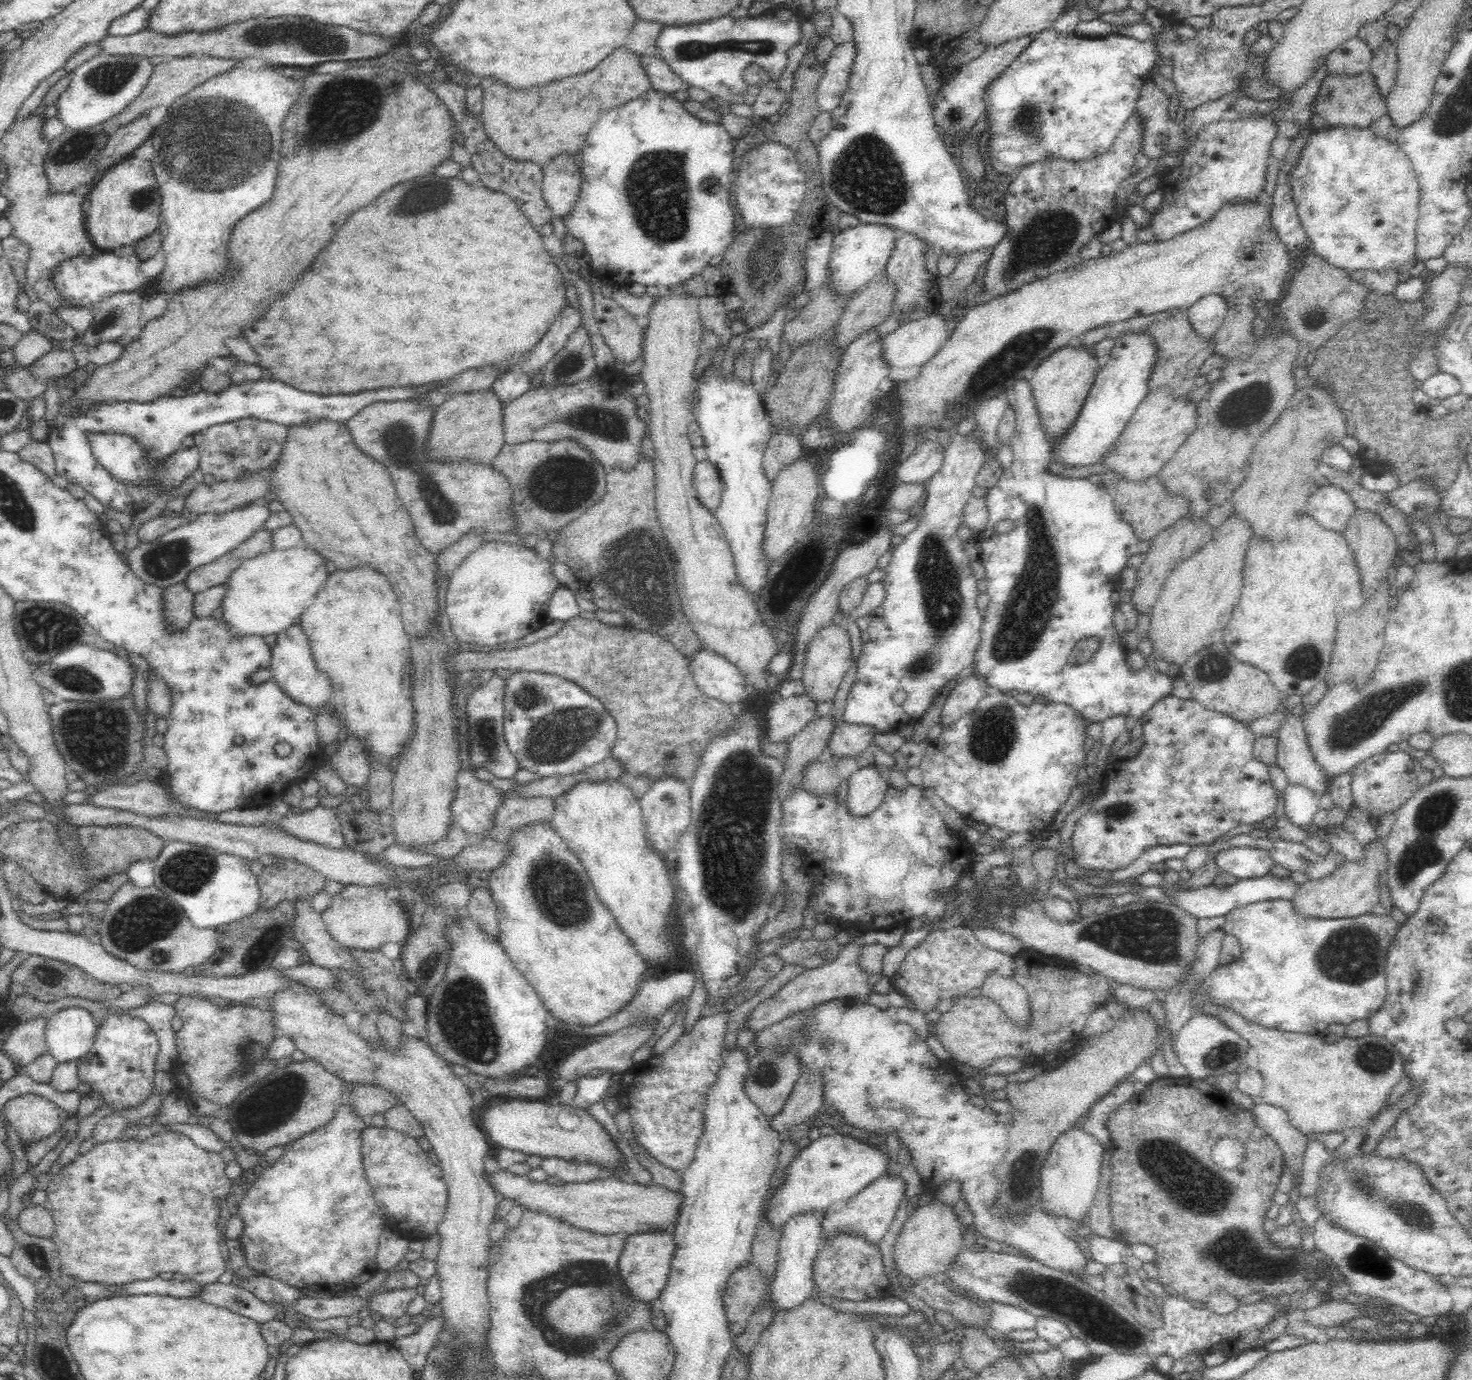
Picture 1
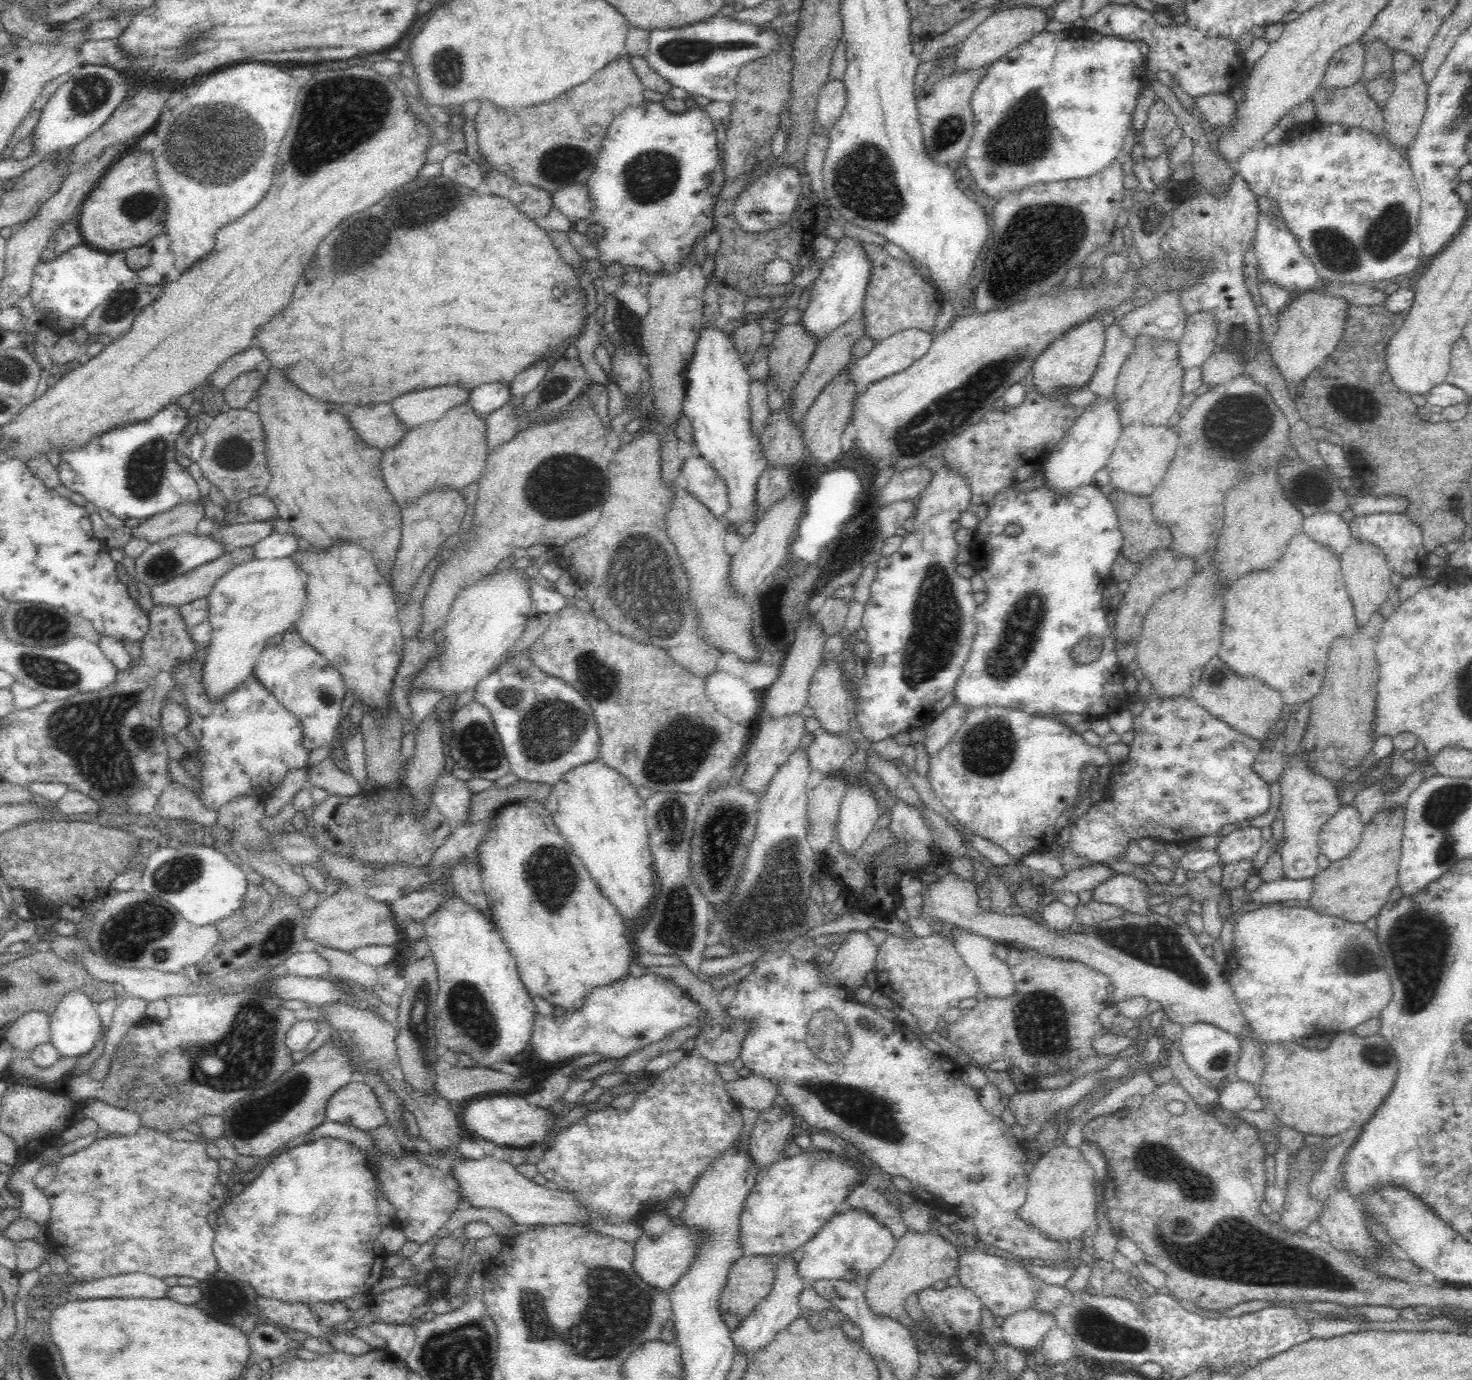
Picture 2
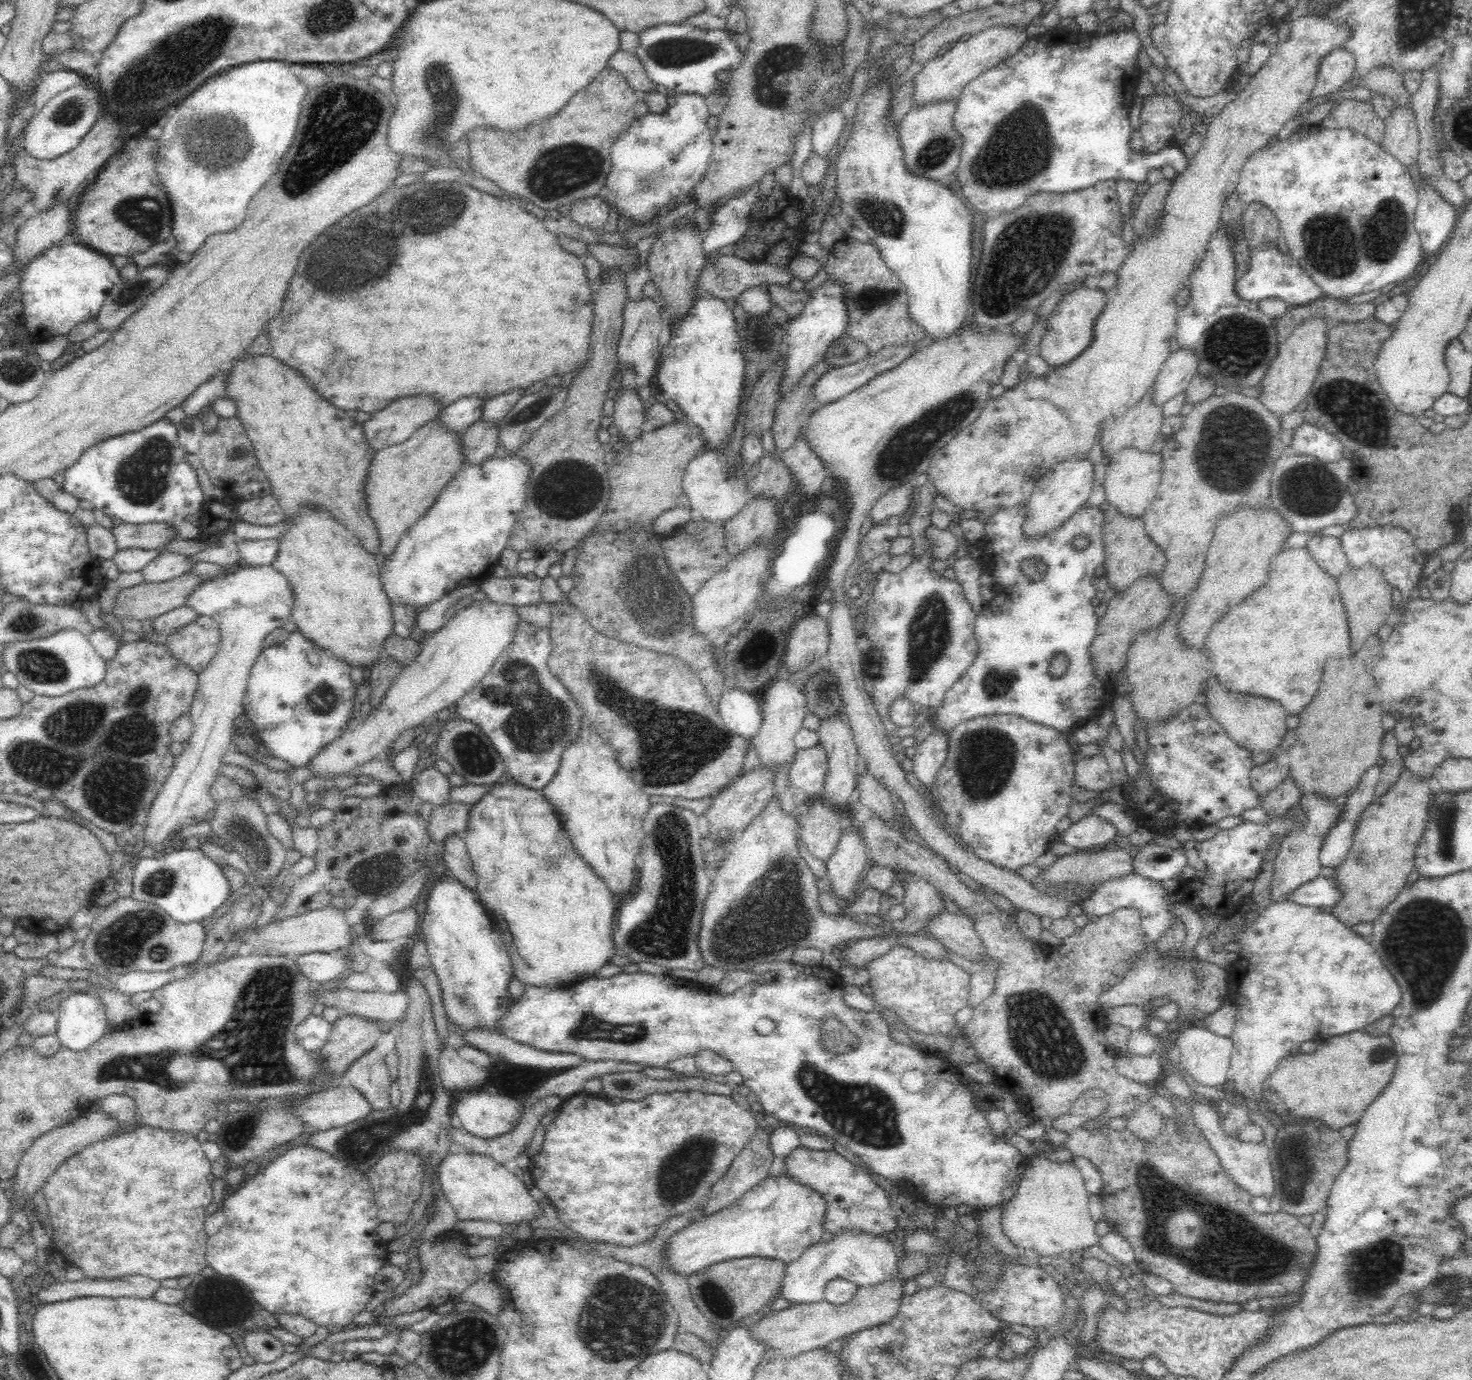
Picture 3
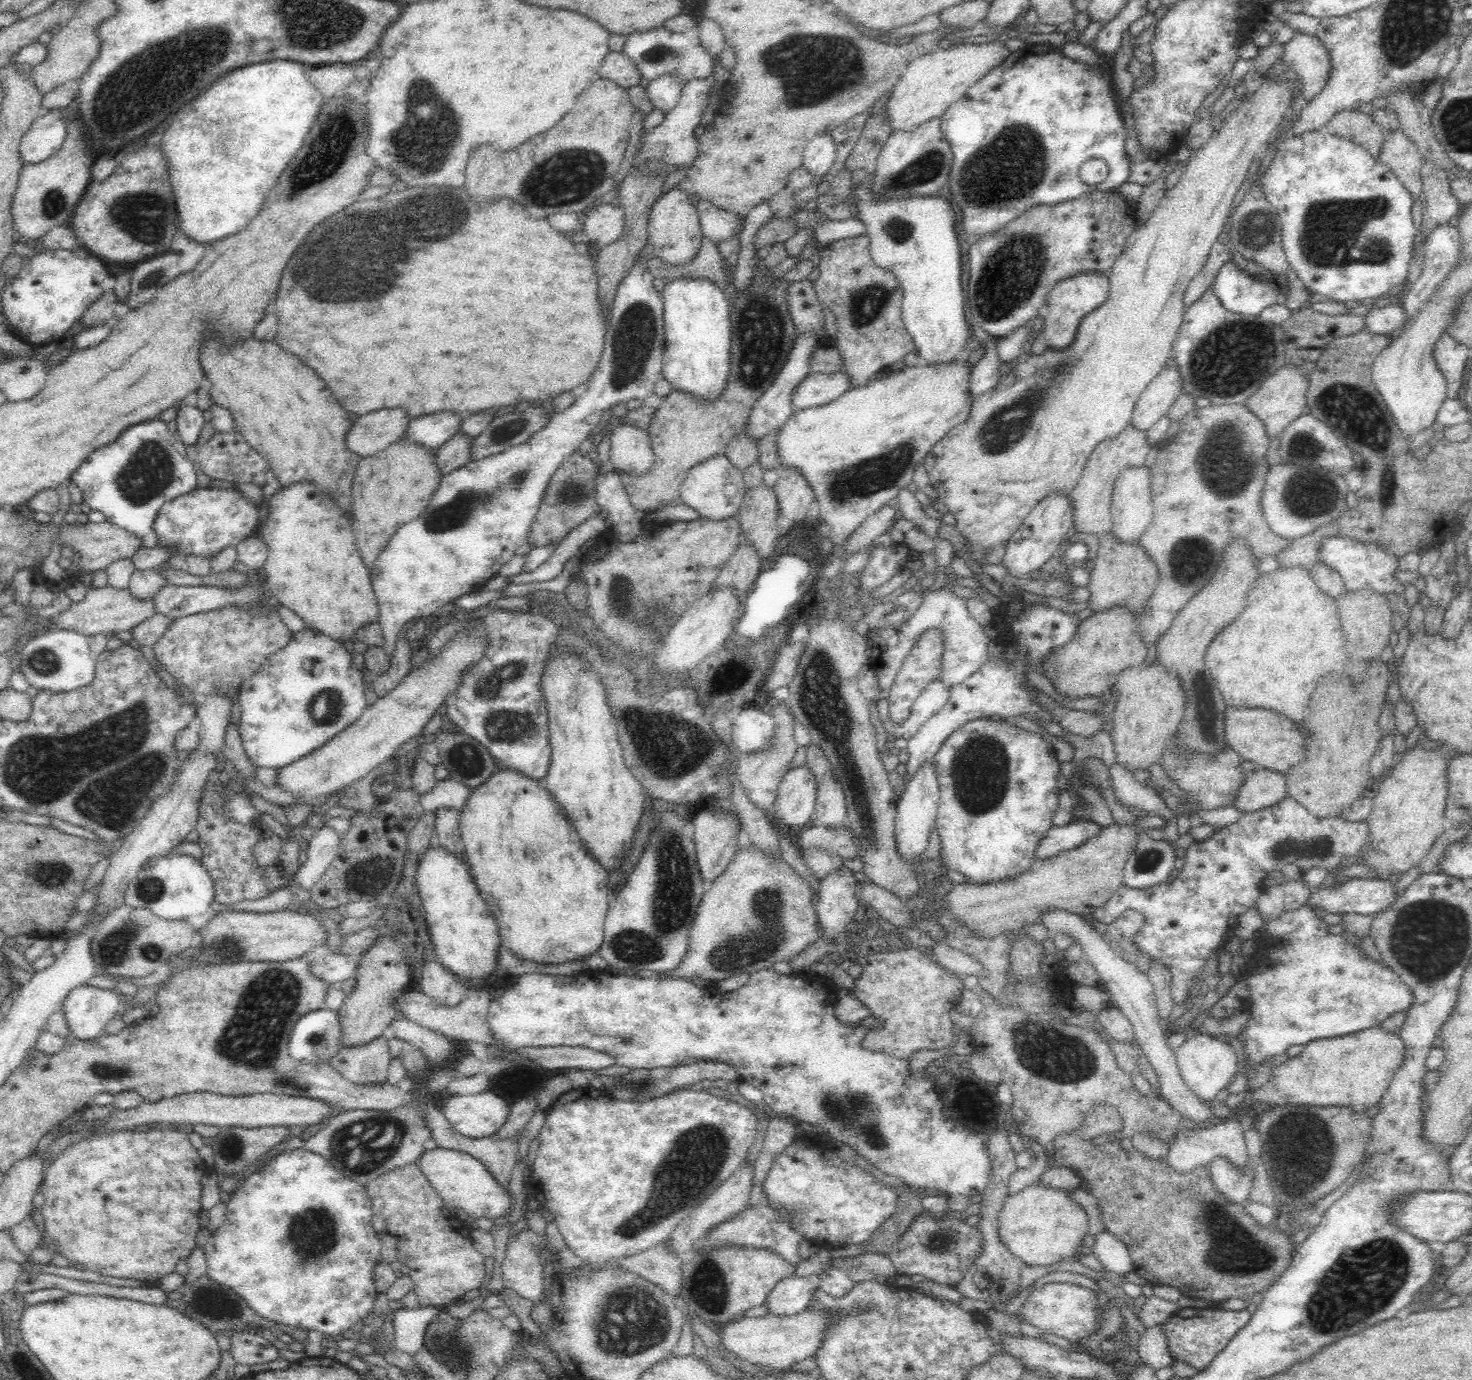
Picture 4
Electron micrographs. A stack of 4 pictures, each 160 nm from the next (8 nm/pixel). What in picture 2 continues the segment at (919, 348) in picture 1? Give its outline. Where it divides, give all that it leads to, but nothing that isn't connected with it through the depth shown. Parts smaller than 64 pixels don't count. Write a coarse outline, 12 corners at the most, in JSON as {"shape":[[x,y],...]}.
{"shape":[[907,329],[847,365],[856,387],[908,368],[934,335]]}

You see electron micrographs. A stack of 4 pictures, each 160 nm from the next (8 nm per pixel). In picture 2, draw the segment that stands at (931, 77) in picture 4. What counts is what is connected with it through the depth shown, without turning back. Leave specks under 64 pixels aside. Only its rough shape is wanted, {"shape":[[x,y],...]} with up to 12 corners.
{"shape":[[1050,9],[996,10],[958,46],[953,70],[978,70],[1044,31]]}

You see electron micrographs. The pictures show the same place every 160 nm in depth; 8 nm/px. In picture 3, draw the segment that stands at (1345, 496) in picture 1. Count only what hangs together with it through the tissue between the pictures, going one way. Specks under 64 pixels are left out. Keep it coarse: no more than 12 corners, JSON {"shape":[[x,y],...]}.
{"shape":[[1311,534],[1306,547],[1330,576],[1349,564],[1340,538]]}

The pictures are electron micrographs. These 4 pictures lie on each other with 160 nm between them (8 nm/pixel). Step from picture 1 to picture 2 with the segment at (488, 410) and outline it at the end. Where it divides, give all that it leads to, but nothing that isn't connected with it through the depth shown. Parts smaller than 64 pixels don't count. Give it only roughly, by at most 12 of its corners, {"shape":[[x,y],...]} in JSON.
{"shape":[[466,402],[381,453],[404,508],[438,488],[473,485],[487,424]]}

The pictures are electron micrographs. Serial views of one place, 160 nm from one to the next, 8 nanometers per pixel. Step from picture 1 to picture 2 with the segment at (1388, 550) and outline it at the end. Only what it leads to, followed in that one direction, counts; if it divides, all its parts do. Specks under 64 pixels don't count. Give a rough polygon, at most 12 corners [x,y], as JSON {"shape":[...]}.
{"shape":[[1353,539],[1341,556],[1358,628],[1382,608],[1392,584],[1386,557]]}

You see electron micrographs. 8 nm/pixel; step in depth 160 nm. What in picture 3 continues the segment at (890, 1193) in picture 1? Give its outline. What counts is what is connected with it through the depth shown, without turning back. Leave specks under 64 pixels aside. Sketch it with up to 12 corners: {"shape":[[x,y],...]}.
{"shape":[[823,1236],[786,1266],[779,1296],[820,1302],[828,1282],[859,1288],[895,1276],[892,1242]]}

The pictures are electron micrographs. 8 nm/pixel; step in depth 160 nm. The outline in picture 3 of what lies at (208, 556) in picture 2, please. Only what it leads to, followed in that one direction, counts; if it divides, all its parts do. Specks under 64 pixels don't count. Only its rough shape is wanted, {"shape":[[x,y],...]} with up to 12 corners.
{"shape":[[168,550],[142,568],[144,582],[166,582],[194,564]]}

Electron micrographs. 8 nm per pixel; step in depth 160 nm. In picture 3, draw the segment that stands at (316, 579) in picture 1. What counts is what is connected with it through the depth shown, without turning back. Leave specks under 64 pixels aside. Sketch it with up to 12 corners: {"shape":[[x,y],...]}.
{"shape":[[269,564],[204,581],[186,606],[218,623],[191,738],[148,812],[154,848],[213,812],[264,638],[293,592]]}

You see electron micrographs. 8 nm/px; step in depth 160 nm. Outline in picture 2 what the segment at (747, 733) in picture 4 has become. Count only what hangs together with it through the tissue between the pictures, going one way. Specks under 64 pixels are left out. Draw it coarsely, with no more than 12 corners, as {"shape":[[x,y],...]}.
{"shape":[[716,668],[704,692],[718,712],[748,726],[758,698],[740,676]]}

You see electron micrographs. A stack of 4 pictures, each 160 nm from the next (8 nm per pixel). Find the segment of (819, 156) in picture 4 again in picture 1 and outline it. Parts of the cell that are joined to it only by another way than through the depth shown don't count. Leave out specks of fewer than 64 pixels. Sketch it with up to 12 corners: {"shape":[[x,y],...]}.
{"shape":[[856,45],[832,50],[815,92],[821,111],[832,112],[848,86]]}

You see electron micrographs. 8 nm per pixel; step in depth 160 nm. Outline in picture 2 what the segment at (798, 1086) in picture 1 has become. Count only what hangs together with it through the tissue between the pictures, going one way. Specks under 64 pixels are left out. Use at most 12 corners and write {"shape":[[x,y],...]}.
{"shape":[[773,1106],[759,1112],[747,1141],[758,1170],[783,1155],[799,1118]]}

